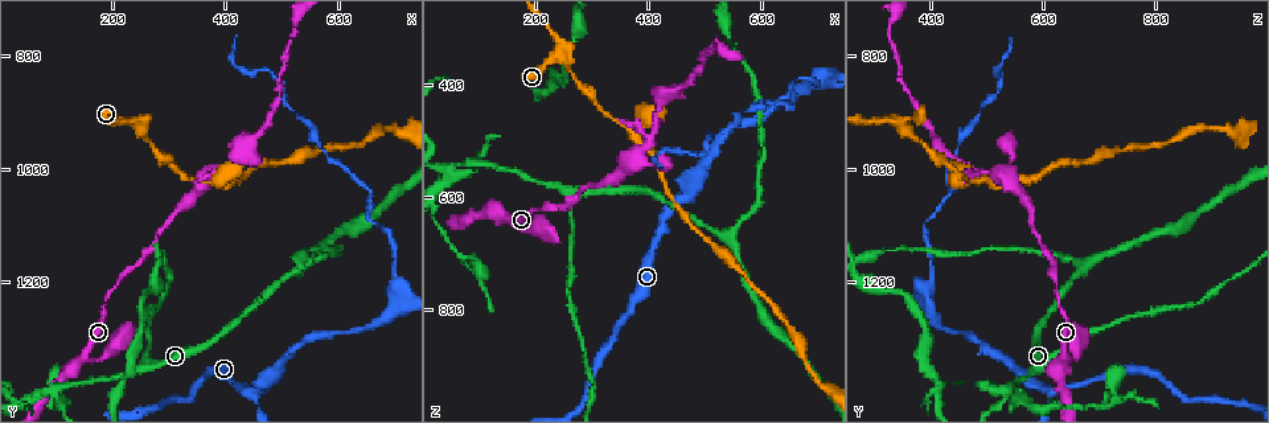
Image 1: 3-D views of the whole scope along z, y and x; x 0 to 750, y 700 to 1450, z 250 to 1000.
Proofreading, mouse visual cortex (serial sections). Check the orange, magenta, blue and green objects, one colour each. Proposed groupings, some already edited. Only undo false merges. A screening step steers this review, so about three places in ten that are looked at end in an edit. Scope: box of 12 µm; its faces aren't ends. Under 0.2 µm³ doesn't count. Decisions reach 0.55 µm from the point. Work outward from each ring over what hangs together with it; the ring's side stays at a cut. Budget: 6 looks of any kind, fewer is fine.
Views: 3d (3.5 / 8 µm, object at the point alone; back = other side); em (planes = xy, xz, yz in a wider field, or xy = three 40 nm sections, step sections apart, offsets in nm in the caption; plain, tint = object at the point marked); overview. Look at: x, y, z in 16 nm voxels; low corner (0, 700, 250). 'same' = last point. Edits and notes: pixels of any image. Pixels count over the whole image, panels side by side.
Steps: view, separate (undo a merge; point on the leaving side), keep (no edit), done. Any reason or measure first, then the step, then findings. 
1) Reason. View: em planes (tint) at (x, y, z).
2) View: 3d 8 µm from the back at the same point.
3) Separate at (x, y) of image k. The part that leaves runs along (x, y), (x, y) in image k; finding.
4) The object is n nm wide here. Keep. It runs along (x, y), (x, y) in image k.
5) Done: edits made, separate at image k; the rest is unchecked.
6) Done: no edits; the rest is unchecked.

Thick turns thin. View: 3d 3.5 µm at (255, 945, 375).

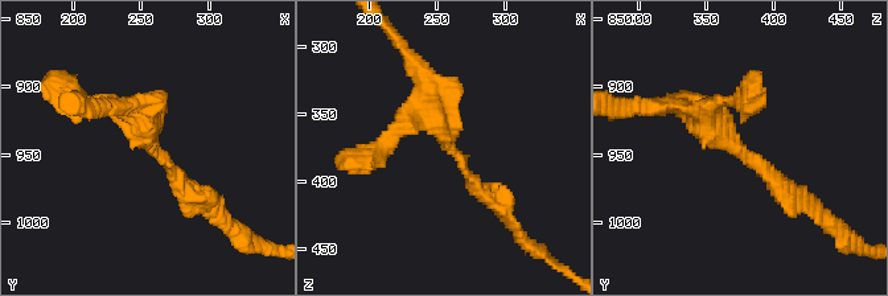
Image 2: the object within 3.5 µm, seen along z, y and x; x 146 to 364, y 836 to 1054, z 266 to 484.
Now the EM. View: em planes (tint) at (258, 946, 374).

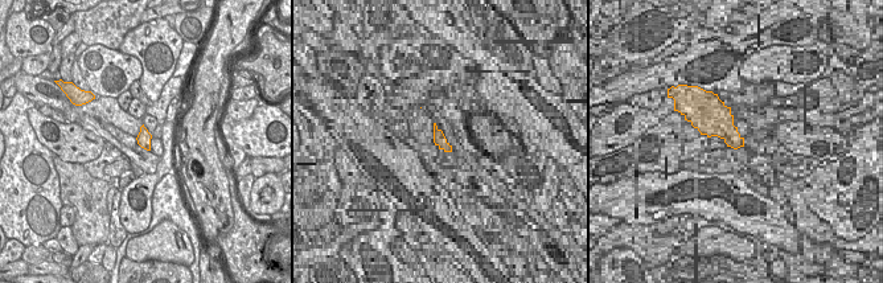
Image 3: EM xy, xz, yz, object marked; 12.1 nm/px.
Keep. It runs along (105, 102), (146, 127), (198, 200) in image 2; one cell here.

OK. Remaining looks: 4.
View: 3d 3.5 µm at (405, 1000, 480).

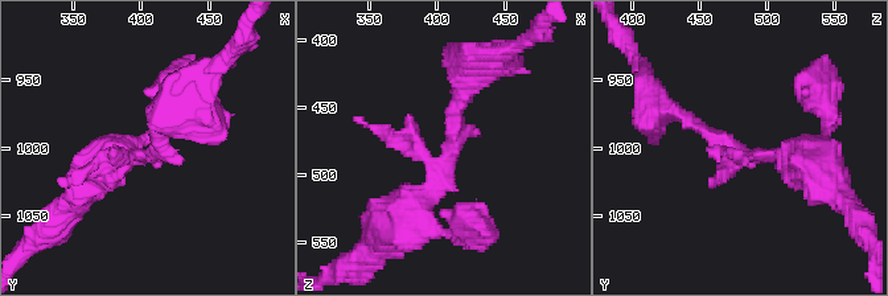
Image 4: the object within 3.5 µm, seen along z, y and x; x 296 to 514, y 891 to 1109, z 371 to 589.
Keep. It runs along (393, 221), (438, 183), (469, 85) in image 4; continuous, no second cell.

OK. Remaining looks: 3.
Arms part here. View: 3d 3.5 µm at (545, 1170, 675).

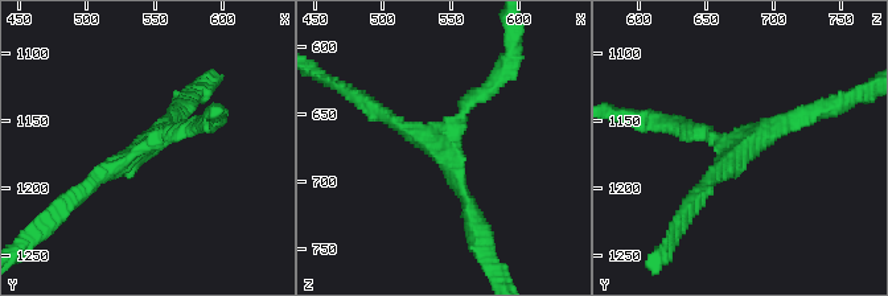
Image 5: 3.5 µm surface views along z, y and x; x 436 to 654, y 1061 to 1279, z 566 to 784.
3 arms meet here; the arms are 200, 200, 200 nm wide; need the tissue. View: em xy step 3 (tint) at (540, 1174, 672).

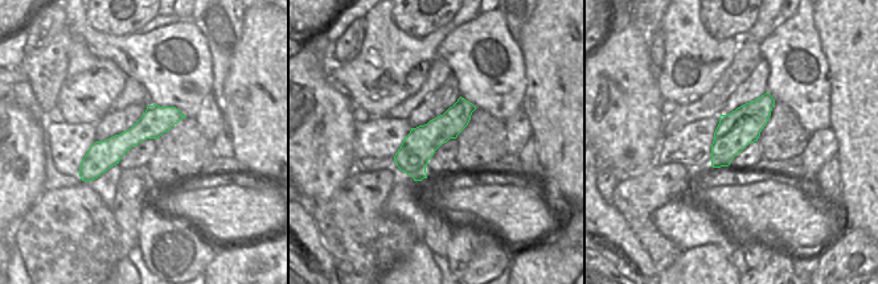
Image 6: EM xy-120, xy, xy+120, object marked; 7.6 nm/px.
Keep. It runs along (370, 109), (435, 143), (471, 210) in image 5; one cell here.

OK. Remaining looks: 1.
Done: no edits; the rest is unchecked.

